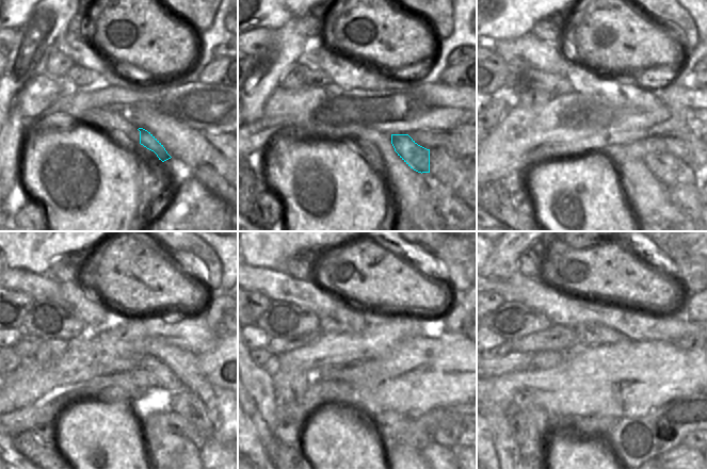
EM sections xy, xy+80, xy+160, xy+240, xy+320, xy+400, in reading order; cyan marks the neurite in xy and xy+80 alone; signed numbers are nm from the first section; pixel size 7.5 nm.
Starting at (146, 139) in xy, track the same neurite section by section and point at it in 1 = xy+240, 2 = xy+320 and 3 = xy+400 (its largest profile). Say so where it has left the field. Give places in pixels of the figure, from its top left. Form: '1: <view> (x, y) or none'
1: xy+240 (185, 402)
2: xy+320 (447, 435)
3: xy+400 (693, 440)

